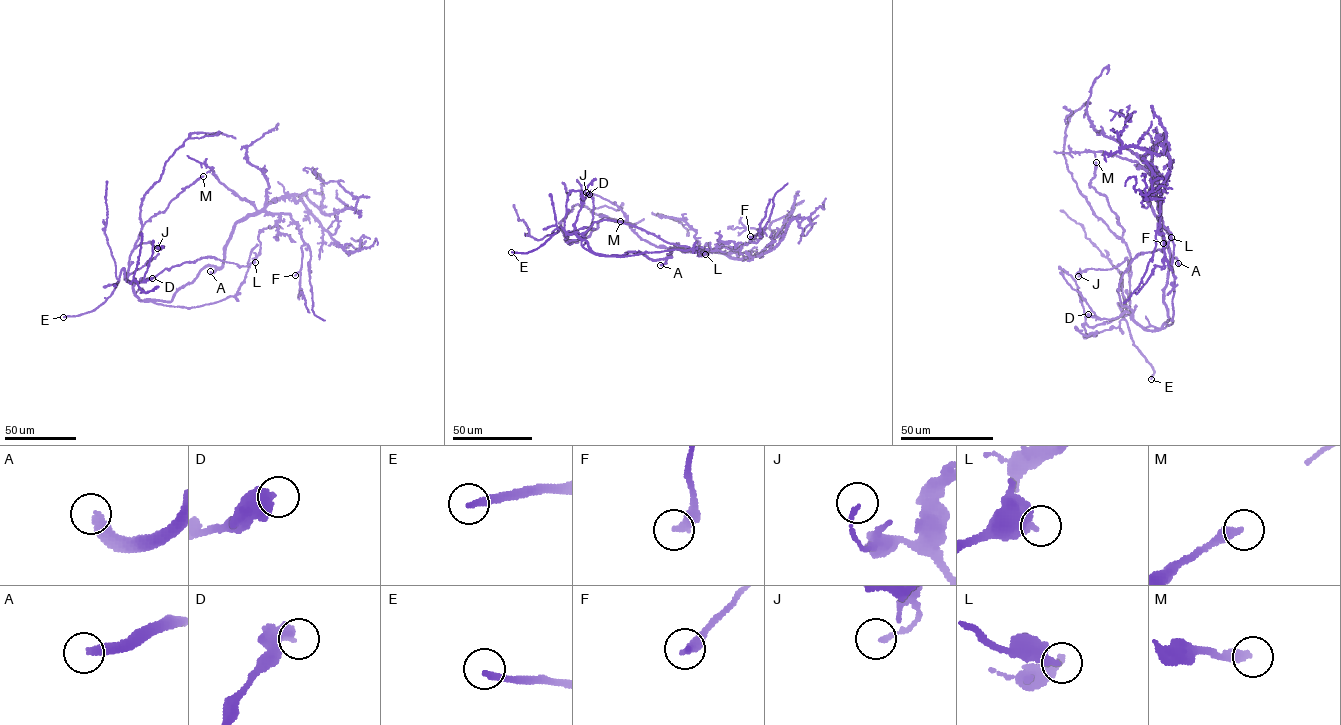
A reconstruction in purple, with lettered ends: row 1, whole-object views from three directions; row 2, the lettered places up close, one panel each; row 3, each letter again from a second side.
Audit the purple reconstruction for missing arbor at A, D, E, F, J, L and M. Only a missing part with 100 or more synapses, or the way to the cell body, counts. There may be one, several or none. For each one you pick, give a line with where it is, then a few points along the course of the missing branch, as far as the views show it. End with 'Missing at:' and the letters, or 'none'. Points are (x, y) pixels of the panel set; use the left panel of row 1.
A: place (210, 271); course (210, 271), (204, 265), (214, 275), (212, 280)
E: place (63, 317)
Missing at: A, E

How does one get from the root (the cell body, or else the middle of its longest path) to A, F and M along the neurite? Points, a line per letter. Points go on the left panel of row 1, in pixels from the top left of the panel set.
A: (192, 281), (206, 266), (217, 268), (210, 271)
F: (192, 281), (206, 266), (222, 265), (234, 226), (261, 212), (289, 214), (298, 226), (304, 244), (295, 275)
M: (192, 281), (182, 285), (170, 301), (141, 300), (126, 273), (142, 226), (203, 176)

